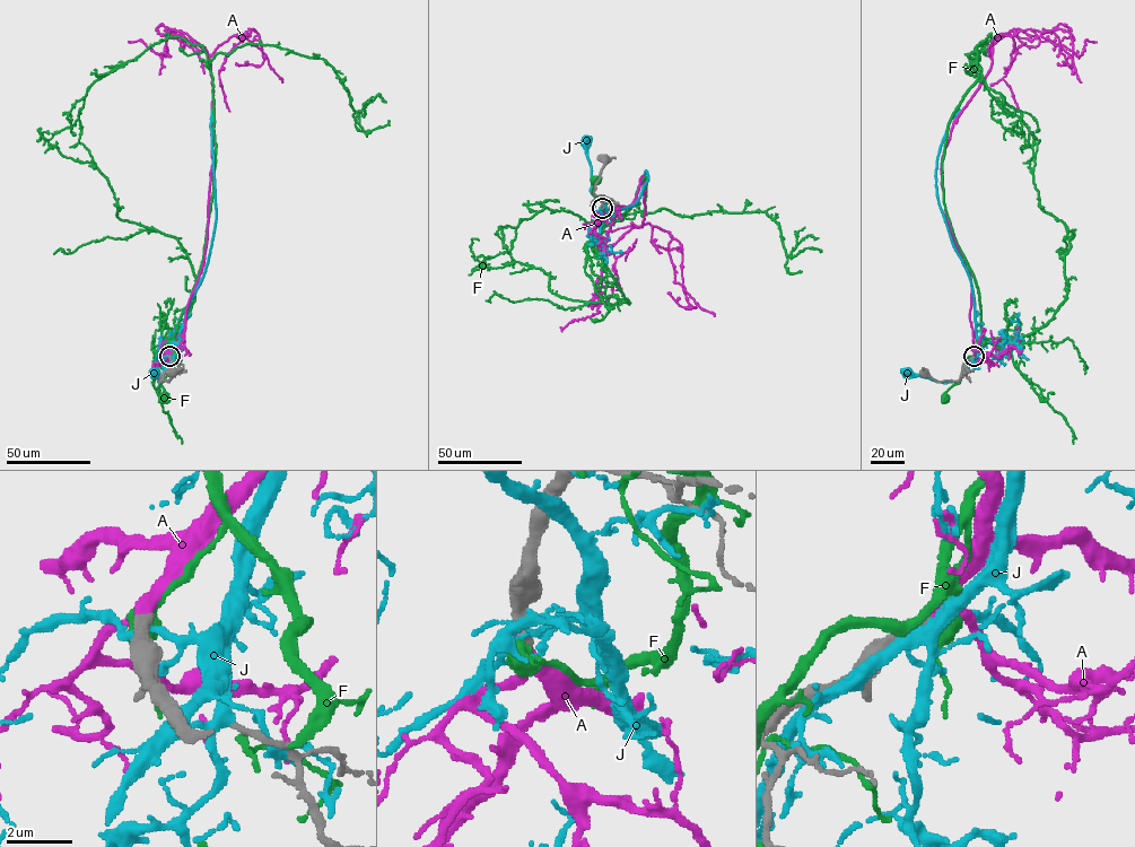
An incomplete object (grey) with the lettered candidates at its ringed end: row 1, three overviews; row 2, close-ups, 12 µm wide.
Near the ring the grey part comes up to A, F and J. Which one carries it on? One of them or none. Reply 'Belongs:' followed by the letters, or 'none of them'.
Belongs: A

